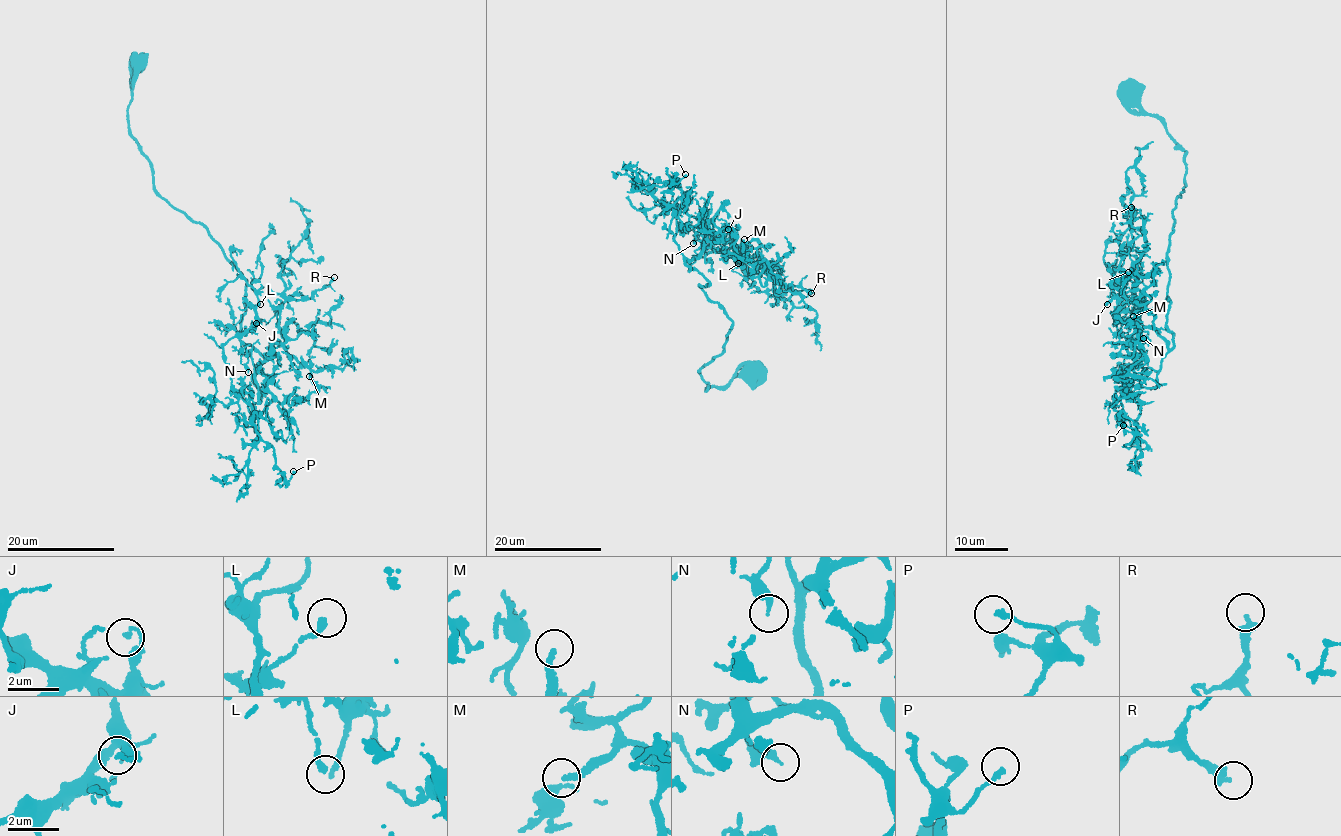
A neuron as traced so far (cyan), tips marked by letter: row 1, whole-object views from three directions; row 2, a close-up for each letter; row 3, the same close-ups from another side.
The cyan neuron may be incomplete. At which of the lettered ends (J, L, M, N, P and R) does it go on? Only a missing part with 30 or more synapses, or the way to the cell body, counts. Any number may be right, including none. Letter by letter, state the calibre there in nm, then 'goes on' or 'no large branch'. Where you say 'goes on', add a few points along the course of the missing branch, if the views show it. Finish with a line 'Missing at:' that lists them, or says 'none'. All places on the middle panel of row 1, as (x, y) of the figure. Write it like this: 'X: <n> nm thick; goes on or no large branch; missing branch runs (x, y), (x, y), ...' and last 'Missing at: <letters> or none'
J: 120 nm thick; no large branch
L: 200 nm thick; no large branch
M: 240 nm thick; goes on; missing branch runs (744, 239), (756, 232), (762, 236), (761, 249), (771, 260), (766, 253), (774, 234)
N: 320 nm thick; no large branch
P: 180 nm thick; no large branch
R: 320 nm thick; no large branch
Missing at: M

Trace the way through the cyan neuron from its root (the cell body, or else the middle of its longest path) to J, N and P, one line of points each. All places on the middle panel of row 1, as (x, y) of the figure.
J: (754, 374), (707, 390), (697, 372), (732, 322), (685, 259), (706, 233), (728, 240), (728, 229)
N: (754, 374), (705, 389), (697, 372), (732, 322), (688, 269), (704, 246), (693, 243)
P: (754, 374), (707, 390), (697, 372), (732, 322), (686, 264), (707, 223), (671, 187), (685, 174)

